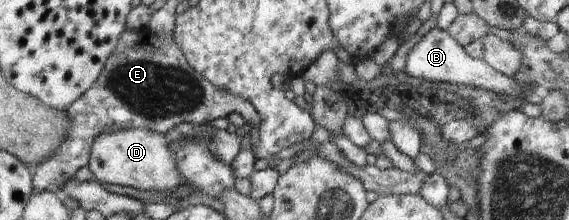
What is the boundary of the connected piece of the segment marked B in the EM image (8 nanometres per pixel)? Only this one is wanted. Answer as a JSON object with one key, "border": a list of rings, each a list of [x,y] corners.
{"border":[[[438,27],[425,34],[413,46],[407,54],[406,62],[405,71],[415,78],[473,86],[473,88],[481,88],[481,90],[487,90],[487,92],[493,92],[493,94],[513,96],[513,98],[519,98],[523,94],[522,84],[515,82],[512,77],[499,74],[482,59],[471,58],[464,48],[447,34],[446,30],[441,30]]]}

